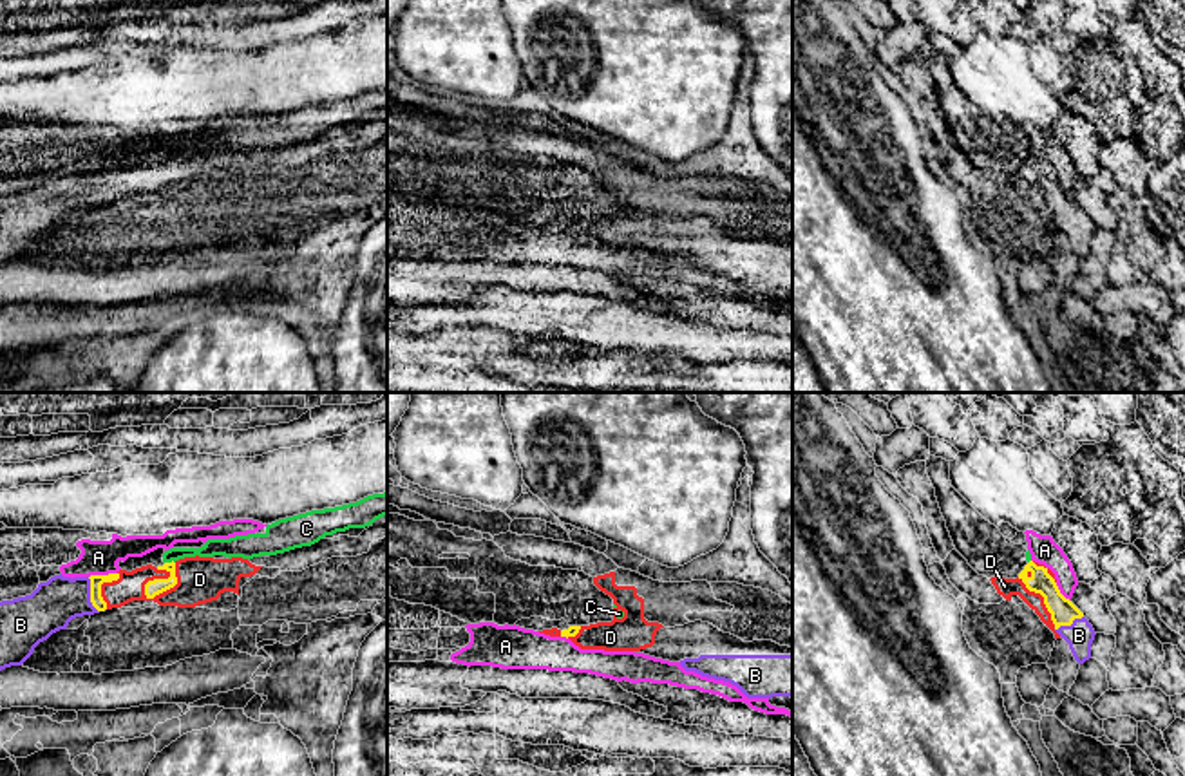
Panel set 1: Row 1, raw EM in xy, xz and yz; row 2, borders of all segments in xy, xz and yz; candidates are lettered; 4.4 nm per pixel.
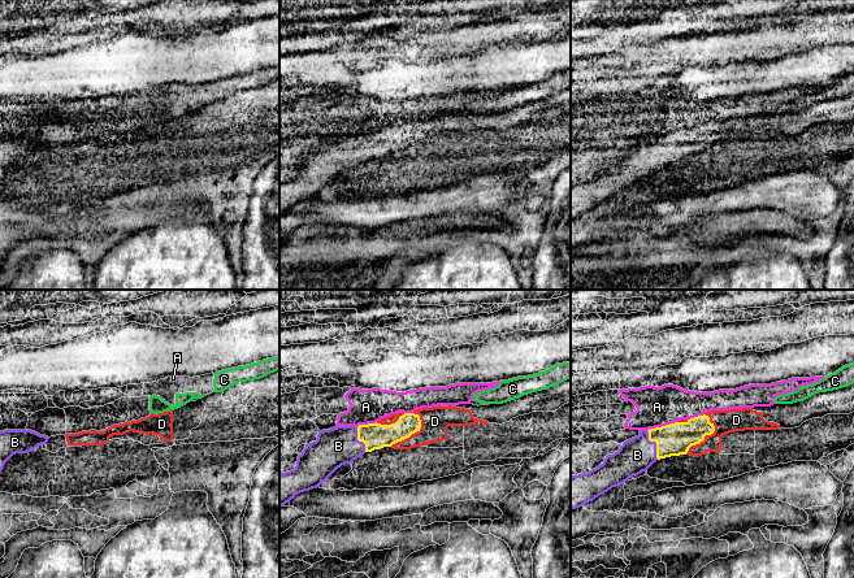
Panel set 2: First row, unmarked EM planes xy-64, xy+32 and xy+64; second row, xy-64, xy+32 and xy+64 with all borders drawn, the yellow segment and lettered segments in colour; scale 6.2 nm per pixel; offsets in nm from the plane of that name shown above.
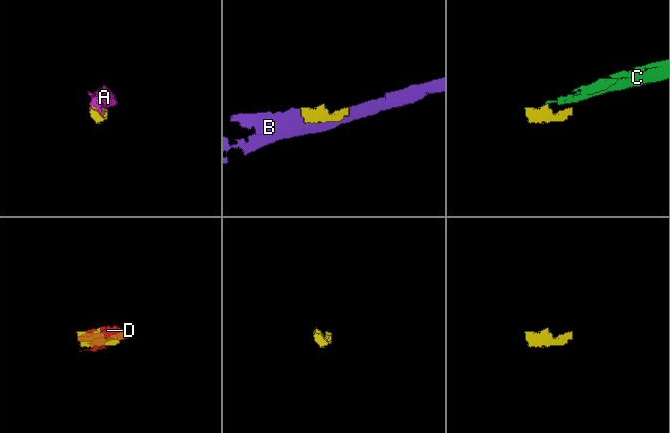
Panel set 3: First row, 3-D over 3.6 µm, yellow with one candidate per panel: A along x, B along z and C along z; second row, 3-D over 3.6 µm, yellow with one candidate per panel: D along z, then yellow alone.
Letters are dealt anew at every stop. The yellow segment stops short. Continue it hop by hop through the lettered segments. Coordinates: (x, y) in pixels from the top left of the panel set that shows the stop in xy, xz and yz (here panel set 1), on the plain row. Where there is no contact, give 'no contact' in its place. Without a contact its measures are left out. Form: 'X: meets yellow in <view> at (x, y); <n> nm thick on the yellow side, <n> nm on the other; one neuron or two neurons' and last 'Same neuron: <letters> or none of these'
A: meets yellow in xy at (102, 170); 60 nm thick on the yellow side, 160 nm on the other; two neurons
B: meets yellow in xy at (91, 190); 60 nm thick on the yellow side, 220 nm on the other; two neurons
C: meets yellow in xy at (169, 158); 70 nm thick on the yellow side, 80 nm on the other; two neurons
D: meets yellow in xy at (170, 181); 70 nm thick on the yellow side, 200 nm on the other; one neuron
Same neuron: D

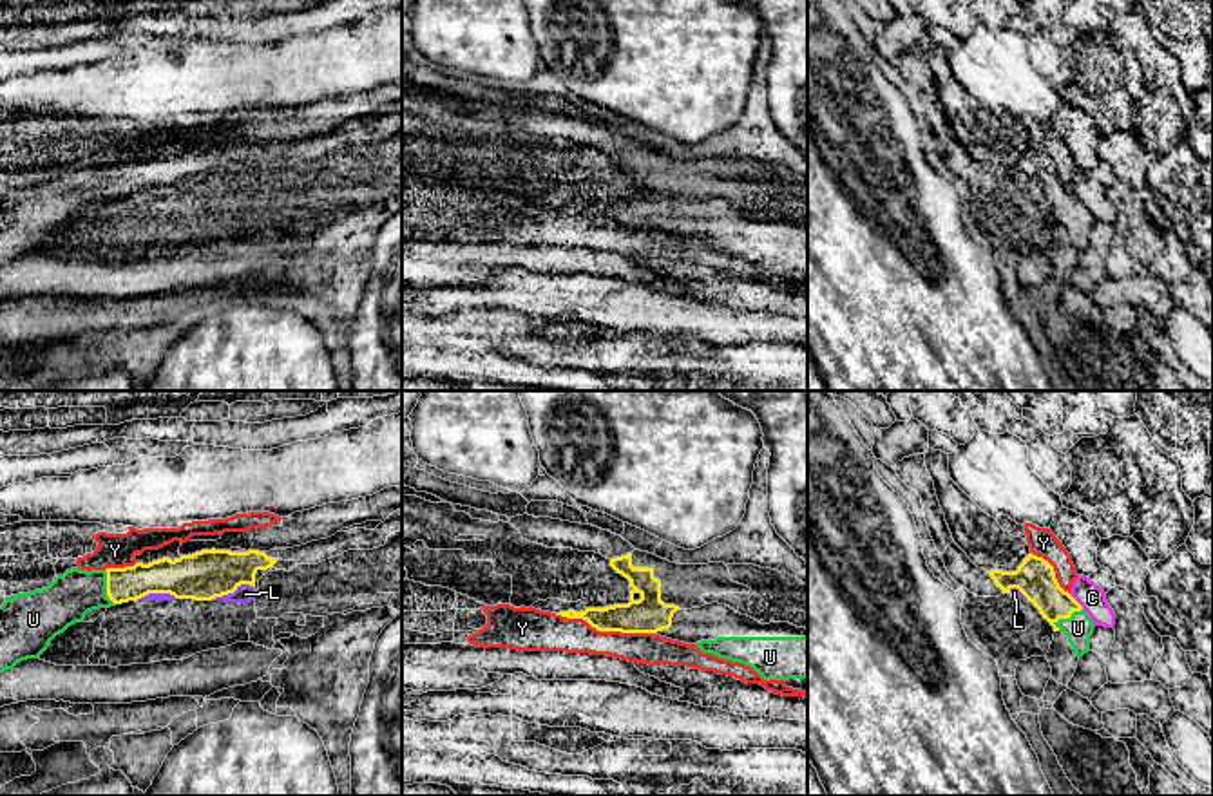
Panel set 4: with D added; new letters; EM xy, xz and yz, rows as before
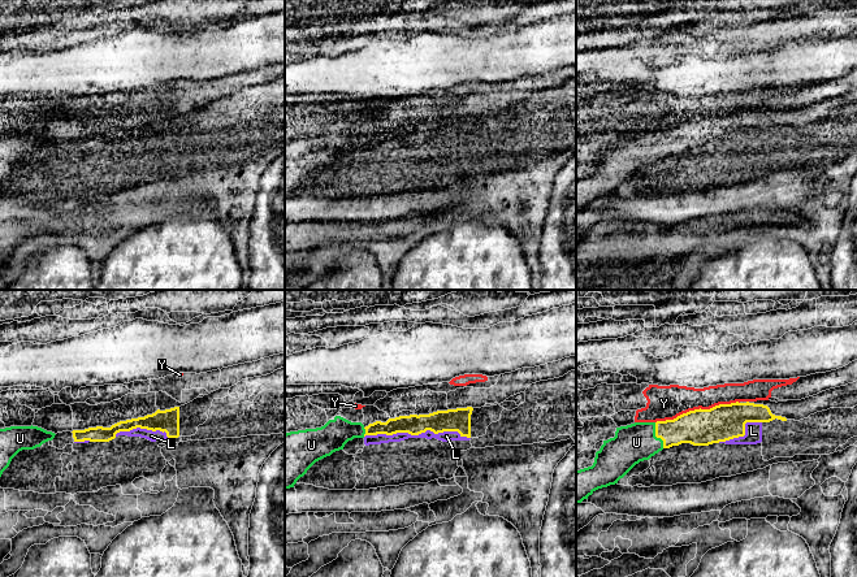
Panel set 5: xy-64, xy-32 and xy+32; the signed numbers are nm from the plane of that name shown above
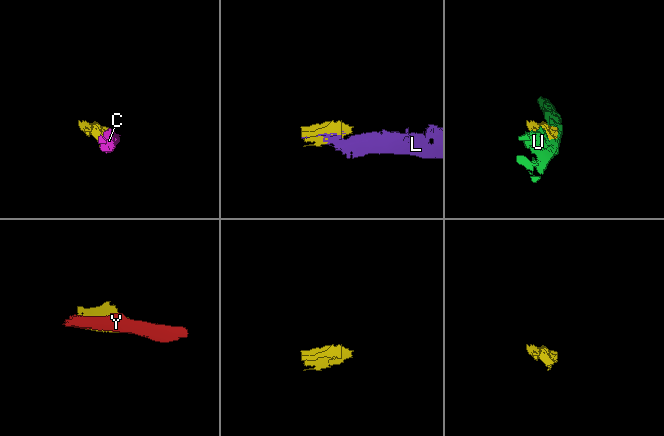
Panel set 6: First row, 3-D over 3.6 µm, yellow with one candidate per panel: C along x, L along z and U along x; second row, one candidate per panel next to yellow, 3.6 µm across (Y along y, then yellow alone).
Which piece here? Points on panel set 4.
C: meets yellow in yz at (1076, 196); 180 nm thick on the yellow side, 120 nm on the other; two neurons
L: meets yellow in xy at (232, 187); 220 nm thick on the yellow side, 80 nm on the other; two neurons
U: meets yellow in yz at (1067, 212); 180 nm thick on the yellow side, 120 nm on the other; two neurons
Y: meets yellow in xz at (603, 225); 160 nm thick on the yellow side, 180 nm on the other; two neurons
Same neuron: none of these

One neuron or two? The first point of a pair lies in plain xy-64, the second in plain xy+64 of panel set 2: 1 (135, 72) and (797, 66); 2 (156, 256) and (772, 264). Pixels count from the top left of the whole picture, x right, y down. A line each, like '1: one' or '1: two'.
1: one
2: one

